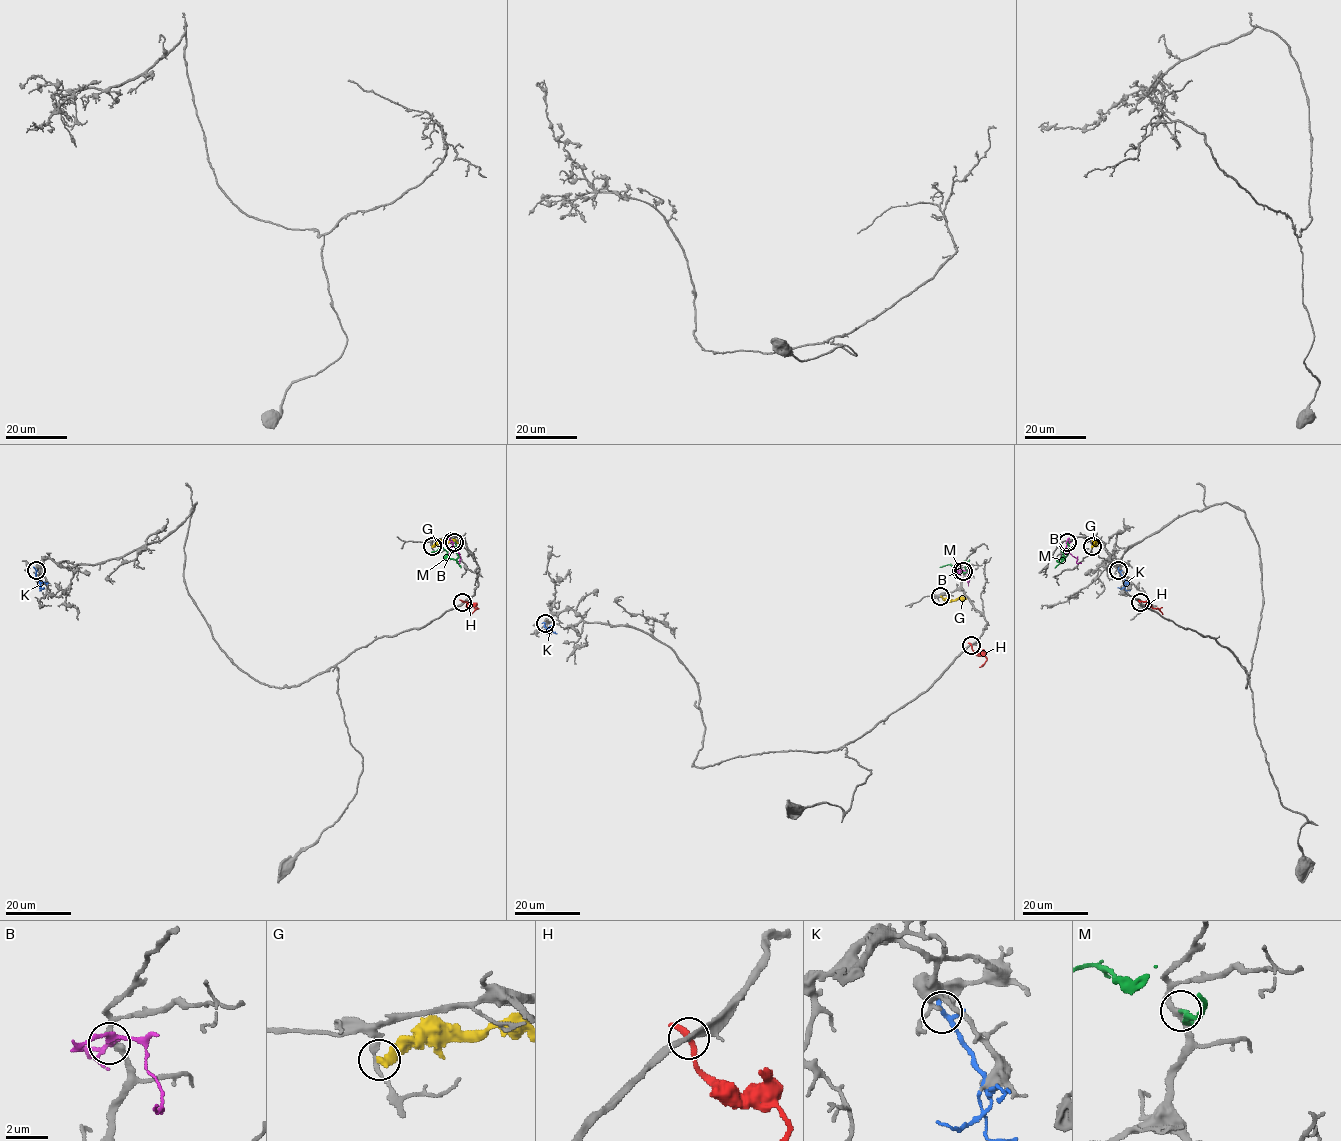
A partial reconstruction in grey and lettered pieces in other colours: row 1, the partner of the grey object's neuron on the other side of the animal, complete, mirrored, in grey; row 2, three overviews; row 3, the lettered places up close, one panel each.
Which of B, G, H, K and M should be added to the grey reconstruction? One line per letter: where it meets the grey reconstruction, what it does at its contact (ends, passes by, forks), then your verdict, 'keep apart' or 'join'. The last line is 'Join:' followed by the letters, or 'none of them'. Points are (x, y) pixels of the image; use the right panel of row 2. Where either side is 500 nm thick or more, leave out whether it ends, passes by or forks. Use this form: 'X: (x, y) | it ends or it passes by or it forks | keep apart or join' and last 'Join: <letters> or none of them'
B: (1066, 541) | it forks | keep apart
G: (1092, 546) | it ends | keep apart
H: (1140, 602) | it passes by | keep apart
K: (1118, 570) | it forks | keep apart
M: (1067, 542) | it ends | join
Join: M

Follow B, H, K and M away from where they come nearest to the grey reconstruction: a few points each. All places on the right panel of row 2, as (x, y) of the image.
B: (1067, 541), (1066, 551), (1077, 559), (1077, 563), (1081, 563)
H: (1140, 602), (1147, 602), (1162, 614)
K: (1118, 570), (1125, 584), (1121, 589), (1117, 587)
M: (1067, 541), (1068, 552), (1058, 562), (1063, 555), (1060, 547), (1063, 552)

